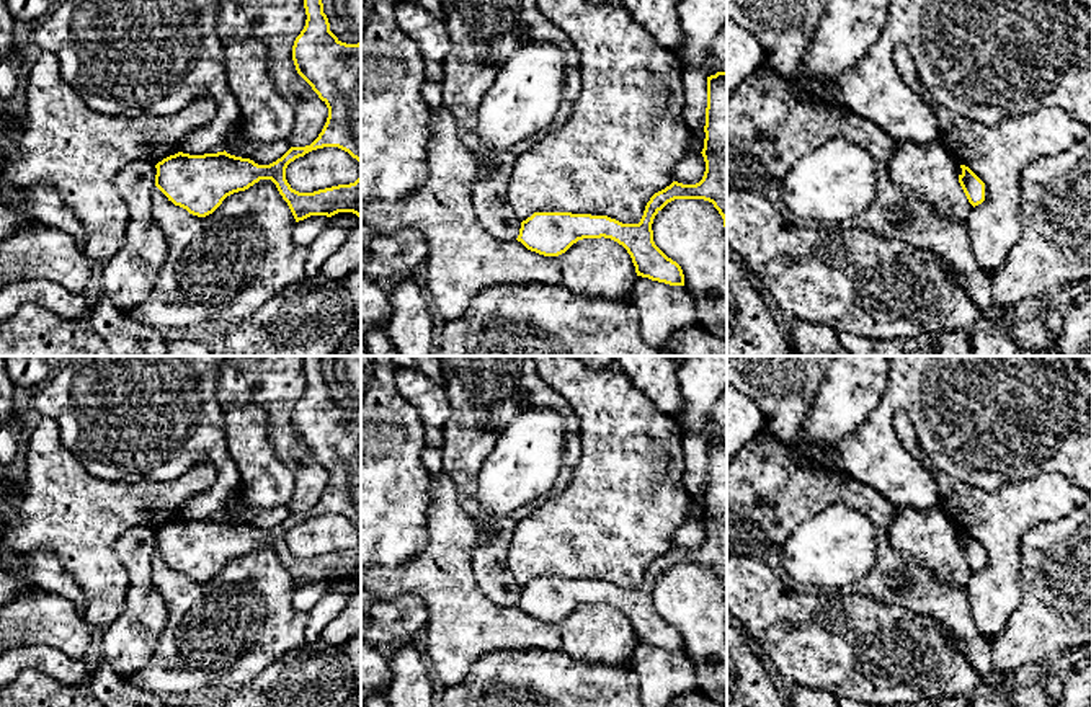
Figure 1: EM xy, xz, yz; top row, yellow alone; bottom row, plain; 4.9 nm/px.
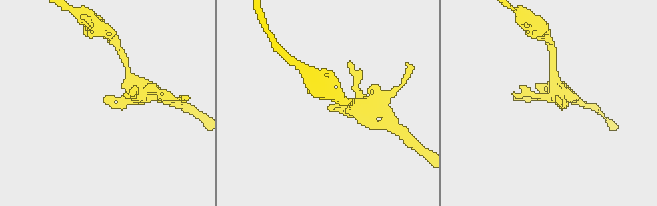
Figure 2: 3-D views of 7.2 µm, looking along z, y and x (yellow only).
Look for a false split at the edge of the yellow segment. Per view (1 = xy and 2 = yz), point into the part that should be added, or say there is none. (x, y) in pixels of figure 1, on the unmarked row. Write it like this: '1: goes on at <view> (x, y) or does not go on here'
1: does not go on here
2: does not go on here

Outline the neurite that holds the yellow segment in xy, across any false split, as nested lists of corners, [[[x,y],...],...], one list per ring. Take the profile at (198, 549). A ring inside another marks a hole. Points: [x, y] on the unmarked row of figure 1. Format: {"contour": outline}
{"contour": [[[302,356],[305,392],[292,411],[297,439],[328,474],[318,503],[305,513],[291,513],[269,531],[224,518],[189,521],[178,518],[155,531],[155,552],[175,571],[206,583],[222,567],[245,557],[260,545],[271,545],[287,568],[296,588],[310,581],[332,583],[353,578],[361,583],[361,540],[354,549],[314,558],[299,558],[286,545],[291,527],[305,519],[338,513],[359,527],[361,536],[361,408],[341,408],[323,379],[322,356]]]}

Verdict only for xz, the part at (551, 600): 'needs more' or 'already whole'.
already whole

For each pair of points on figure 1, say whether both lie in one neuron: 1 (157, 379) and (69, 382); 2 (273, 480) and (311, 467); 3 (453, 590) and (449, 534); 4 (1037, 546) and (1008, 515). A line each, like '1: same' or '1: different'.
1: same
2: different
3: same
4: different

